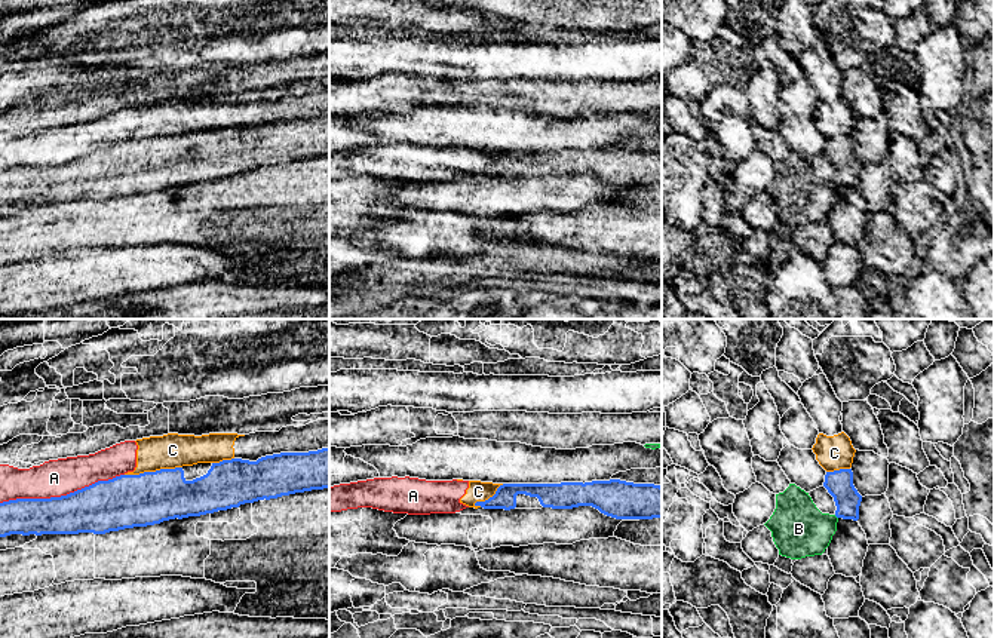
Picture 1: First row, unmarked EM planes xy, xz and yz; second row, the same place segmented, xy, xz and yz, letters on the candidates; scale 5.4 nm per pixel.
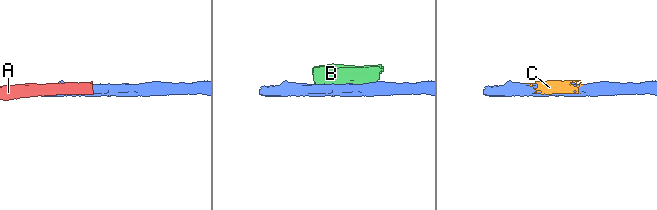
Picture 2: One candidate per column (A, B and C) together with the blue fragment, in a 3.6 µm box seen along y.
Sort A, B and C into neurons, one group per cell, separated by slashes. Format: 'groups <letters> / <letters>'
groups A C / B

